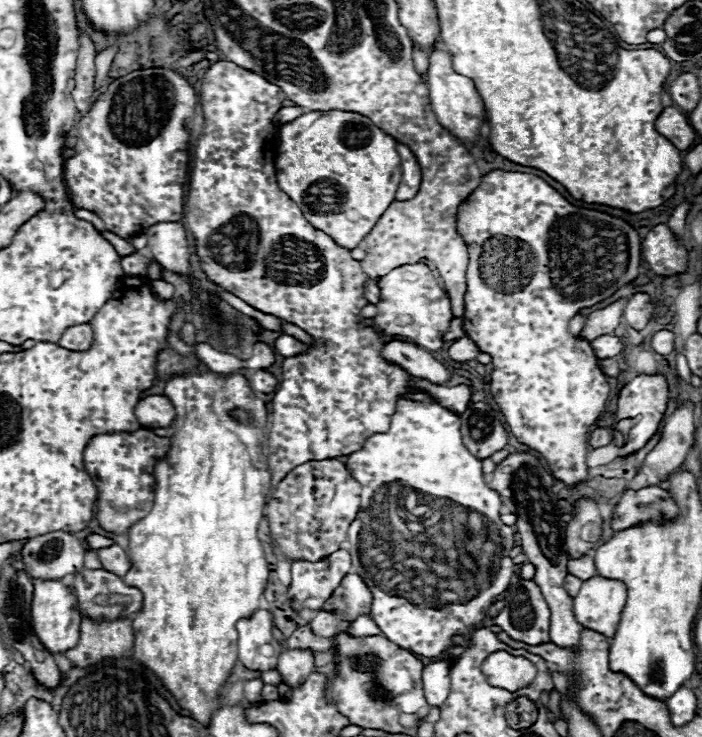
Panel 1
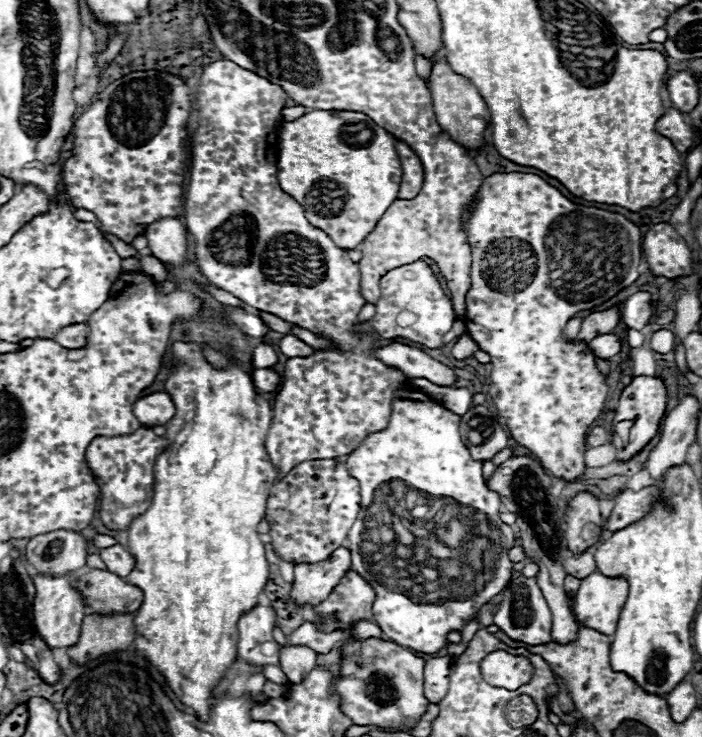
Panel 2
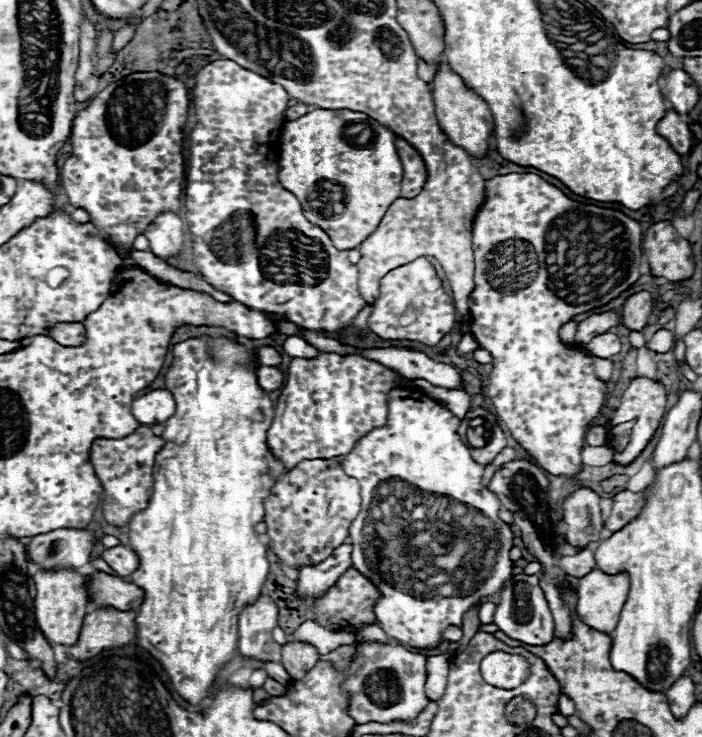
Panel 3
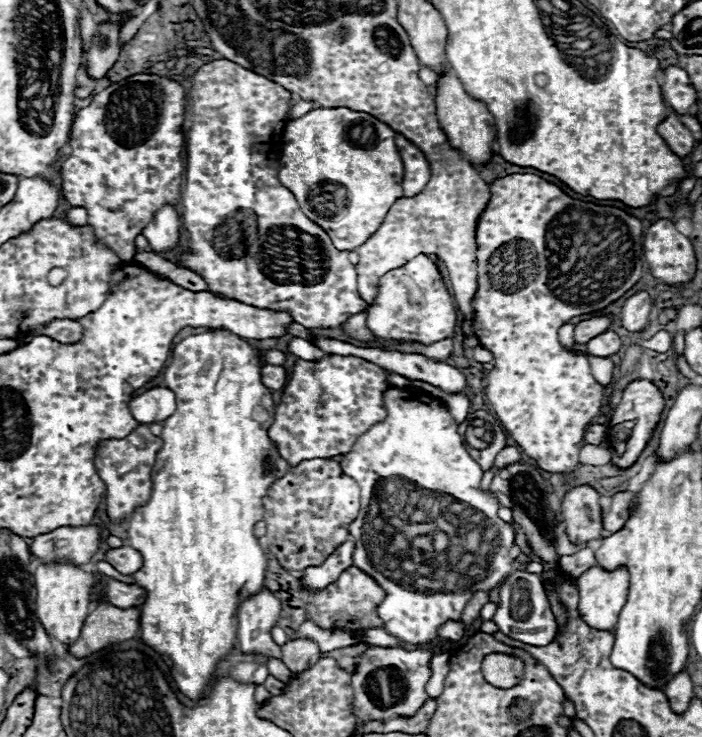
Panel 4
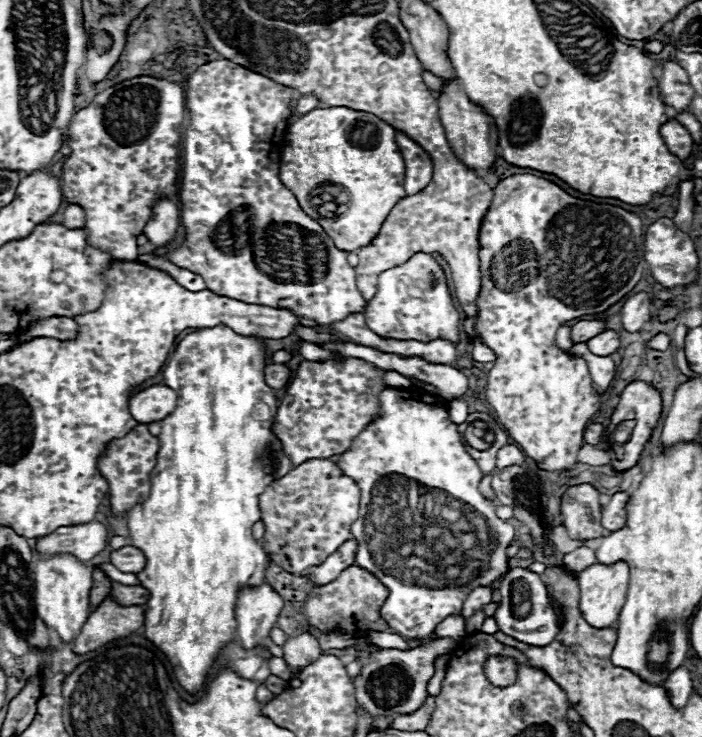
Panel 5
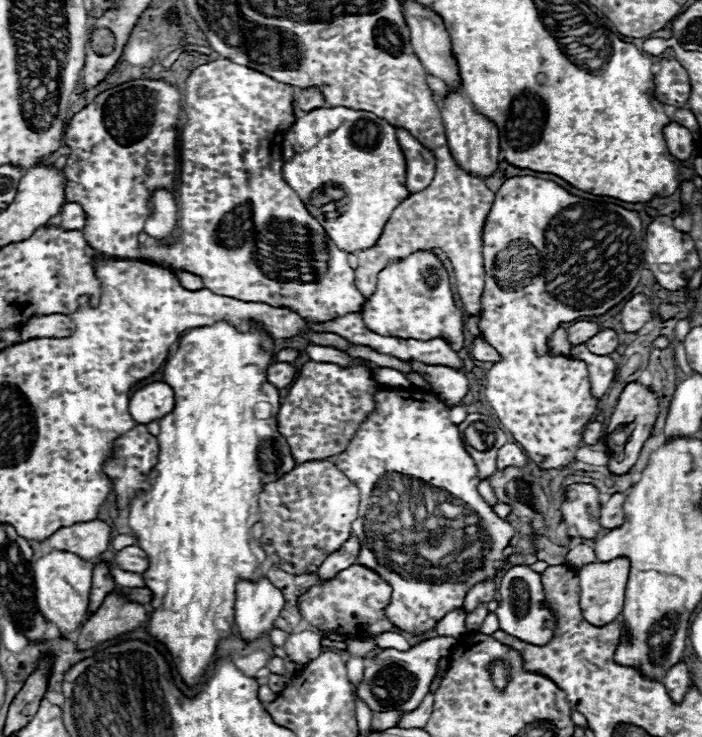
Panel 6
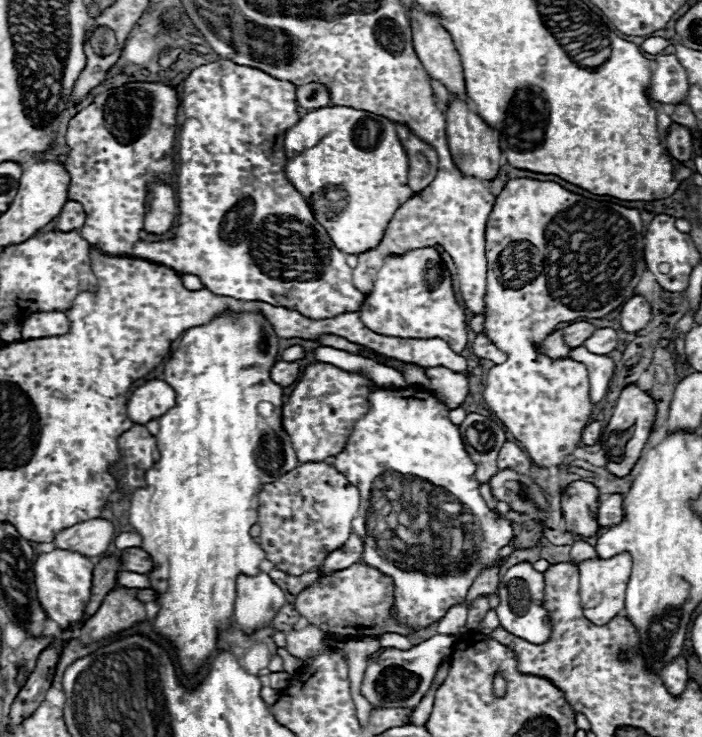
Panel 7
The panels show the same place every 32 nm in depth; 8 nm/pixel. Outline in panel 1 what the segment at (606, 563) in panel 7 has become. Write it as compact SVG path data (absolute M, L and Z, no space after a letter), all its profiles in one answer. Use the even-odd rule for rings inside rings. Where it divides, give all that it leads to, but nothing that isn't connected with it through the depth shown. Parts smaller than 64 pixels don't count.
M594 576L584 580L580 592L574 596L574 616L584 628L614 638L624 602L626 588L622 582Z

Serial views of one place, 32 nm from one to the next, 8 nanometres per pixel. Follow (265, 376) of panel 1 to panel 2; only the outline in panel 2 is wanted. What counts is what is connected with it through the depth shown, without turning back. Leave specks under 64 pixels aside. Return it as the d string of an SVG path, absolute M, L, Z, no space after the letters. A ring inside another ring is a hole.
M260 368L260 370L252 370L252 382L254 388L260 392L274 392L280 384L280 376L270 368Z

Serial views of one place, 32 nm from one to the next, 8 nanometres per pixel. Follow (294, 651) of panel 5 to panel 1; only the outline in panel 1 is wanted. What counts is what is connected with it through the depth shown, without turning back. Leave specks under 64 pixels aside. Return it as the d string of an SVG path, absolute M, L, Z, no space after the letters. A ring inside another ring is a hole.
M284 648L276 670L282 676L282 682L290 690L298 688L314 672L314 656L310 650L286 650Z

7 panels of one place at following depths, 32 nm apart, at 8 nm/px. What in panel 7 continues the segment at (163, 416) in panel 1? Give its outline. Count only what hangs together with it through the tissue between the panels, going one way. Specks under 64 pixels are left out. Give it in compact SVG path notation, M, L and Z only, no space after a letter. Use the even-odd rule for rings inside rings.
M150 380L136 388L128 400L128 416L136 424L160 418L176 400L174 390L164 380Z

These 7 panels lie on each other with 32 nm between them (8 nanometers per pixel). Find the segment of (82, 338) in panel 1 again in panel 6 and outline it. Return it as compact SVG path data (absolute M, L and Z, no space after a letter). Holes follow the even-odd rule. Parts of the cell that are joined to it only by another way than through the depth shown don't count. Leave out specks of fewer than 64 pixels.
M50 314L50 316L36 316L32 318L22 330L20 340L32 340L32 338L68 338L74 332L74 324L68 316L62 314Z

